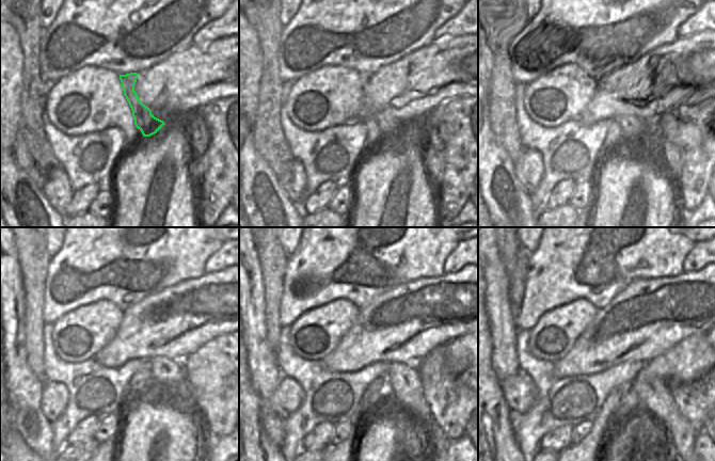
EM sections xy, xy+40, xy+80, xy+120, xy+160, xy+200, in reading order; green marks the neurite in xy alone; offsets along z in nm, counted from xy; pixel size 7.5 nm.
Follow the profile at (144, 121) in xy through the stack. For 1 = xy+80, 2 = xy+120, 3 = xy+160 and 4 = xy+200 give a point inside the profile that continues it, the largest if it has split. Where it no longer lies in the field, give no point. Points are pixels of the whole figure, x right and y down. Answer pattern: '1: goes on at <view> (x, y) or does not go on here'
1: goes on at xy+80 (645, 132)
2: goes on at xy+120 (167, 381)
3: goes on at xy+160 (406, 385)
4: goes on at xy+200 (658, 407)

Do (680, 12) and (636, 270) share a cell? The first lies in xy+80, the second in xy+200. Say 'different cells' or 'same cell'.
same cell

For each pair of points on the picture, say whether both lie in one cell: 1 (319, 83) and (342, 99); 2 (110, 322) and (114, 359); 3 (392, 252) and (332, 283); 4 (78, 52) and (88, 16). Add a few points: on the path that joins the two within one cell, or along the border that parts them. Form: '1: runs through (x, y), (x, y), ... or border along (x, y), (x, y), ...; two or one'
1: runs through (326, 88), (333, 89), (335, 93); one
2: border along (122, 316), (116, 333), (94, 356); two
3: runs through (376, 252), (359, 252), (344, 267); one
4: runs through (78, 44), (78, 38), (88, 29), (88, 25); one

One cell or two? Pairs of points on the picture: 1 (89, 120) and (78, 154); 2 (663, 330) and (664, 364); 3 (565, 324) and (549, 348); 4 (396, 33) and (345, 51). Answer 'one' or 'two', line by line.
1: two
2: two
3: one
4: one

